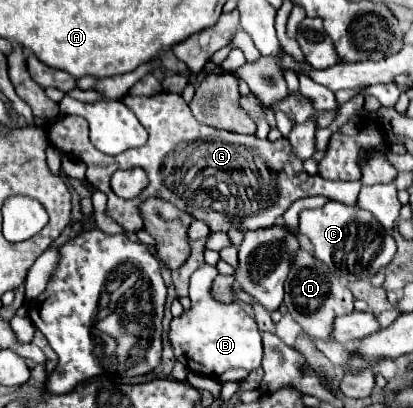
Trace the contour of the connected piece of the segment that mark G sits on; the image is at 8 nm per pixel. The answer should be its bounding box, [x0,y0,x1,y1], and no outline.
[46,92,362,232]

